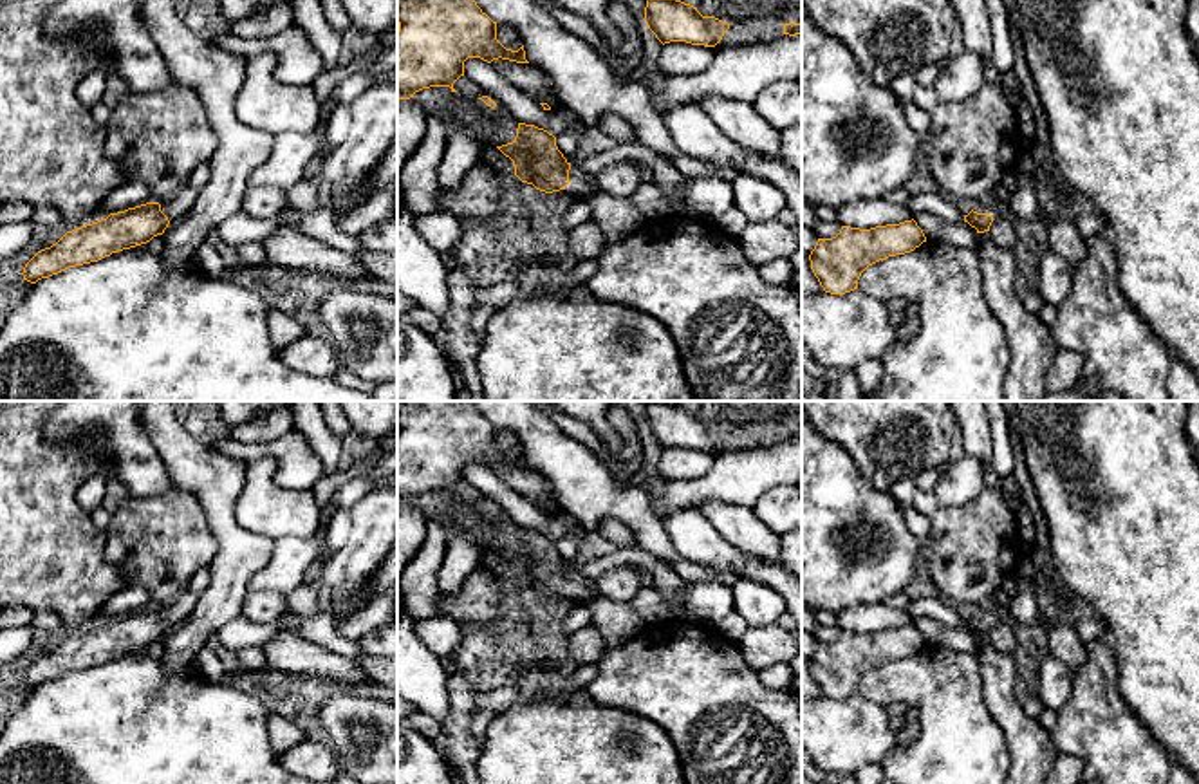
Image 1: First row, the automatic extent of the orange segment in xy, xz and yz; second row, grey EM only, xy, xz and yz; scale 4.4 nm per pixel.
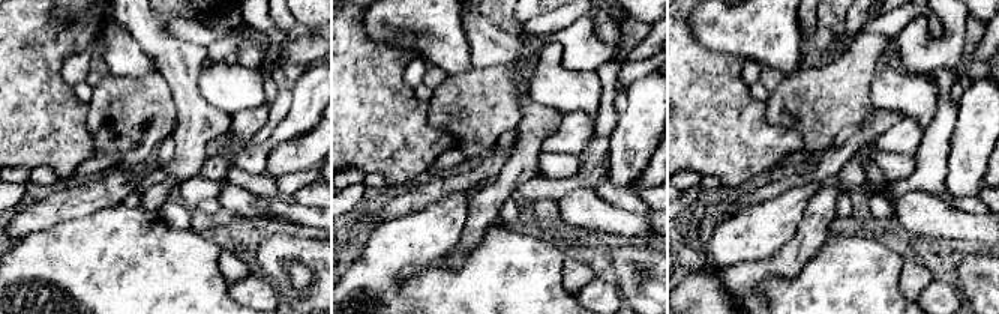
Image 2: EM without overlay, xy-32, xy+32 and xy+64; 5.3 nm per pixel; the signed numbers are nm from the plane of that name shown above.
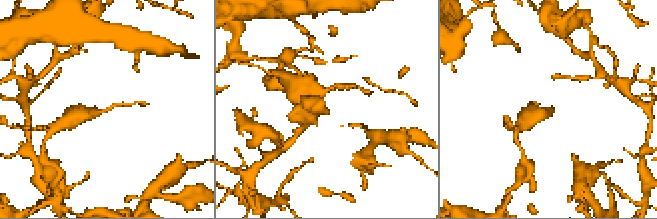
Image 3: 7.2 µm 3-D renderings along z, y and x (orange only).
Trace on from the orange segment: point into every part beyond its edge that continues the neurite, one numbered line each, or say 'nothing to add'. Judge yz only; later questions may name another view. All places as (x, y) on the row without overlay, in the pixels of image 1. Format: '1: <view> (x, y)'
1: yz (986, 609)

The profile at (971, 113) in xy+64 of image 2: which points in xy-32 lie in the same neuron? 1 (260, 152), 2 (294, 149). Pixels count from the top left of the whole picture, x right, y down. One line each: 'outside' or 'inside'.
1: inside
2: outside

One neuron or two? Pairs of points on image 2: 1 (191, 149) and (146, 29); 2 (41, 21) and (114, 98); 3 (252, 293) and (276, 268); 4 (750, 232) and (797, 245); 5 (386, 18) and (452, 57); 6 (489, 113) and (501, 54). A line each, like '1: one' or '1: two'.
1: one
2: two
3: two
4: two
5: one
6: two

